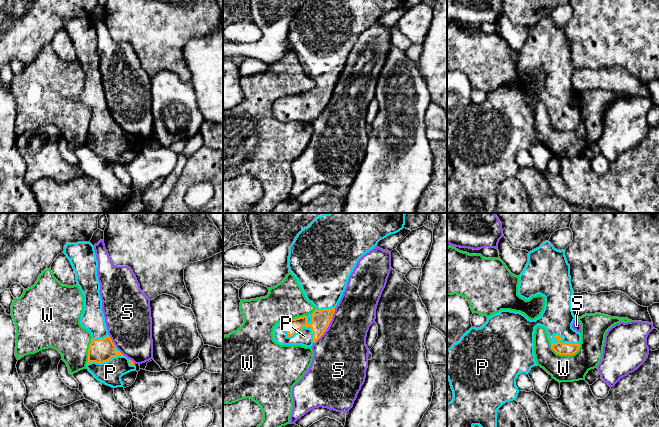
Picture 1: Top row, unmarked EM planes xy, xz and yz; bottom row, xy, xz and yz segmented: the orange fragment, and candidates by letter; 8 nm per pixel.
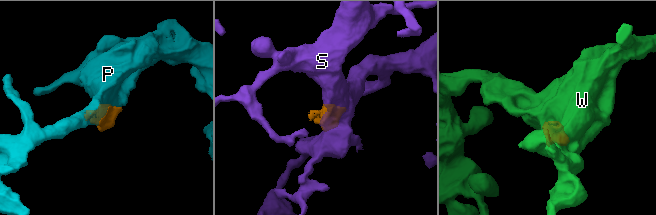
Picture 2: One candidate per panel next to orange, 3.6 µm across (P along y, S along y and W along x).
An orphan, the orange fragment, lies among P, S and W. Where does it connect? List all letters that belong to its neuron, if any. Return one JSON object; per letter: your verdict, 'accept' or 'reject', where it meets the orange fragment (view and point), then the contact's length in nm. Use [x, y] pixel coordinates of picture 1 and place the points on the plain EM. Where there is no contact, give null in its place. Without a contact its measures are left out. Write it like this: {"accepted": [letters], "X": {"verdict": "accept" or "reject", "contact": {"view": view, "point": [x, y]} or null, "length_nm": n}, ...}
{"accepted": ["P"], "P": {"verdict": "accept", "contact": {"view": "xz", "point": [302, 102]}, "length_nm": 300}, "S": {"verdict": "reject", "contact": {"view": "xz", "point": [328, 101]}, "length_nm": 340}, "W": {"verdict": "reject", "contact": {"view": "yz", "point": [564, 130]}, "length_nm": 240}}

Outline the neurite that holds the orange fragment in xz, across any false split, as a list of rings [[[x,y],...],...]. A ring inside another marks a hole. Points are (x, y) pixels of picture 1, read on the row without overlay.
[[[309,0],[302,4],[289,22],[288,44],[306,75],[316,85],[307,92],[277,99],[272,109],[274,117],[280,121],[311,123],[327,106],[358,36],[376,23],[380,16],[402,6],[404,1]]]

